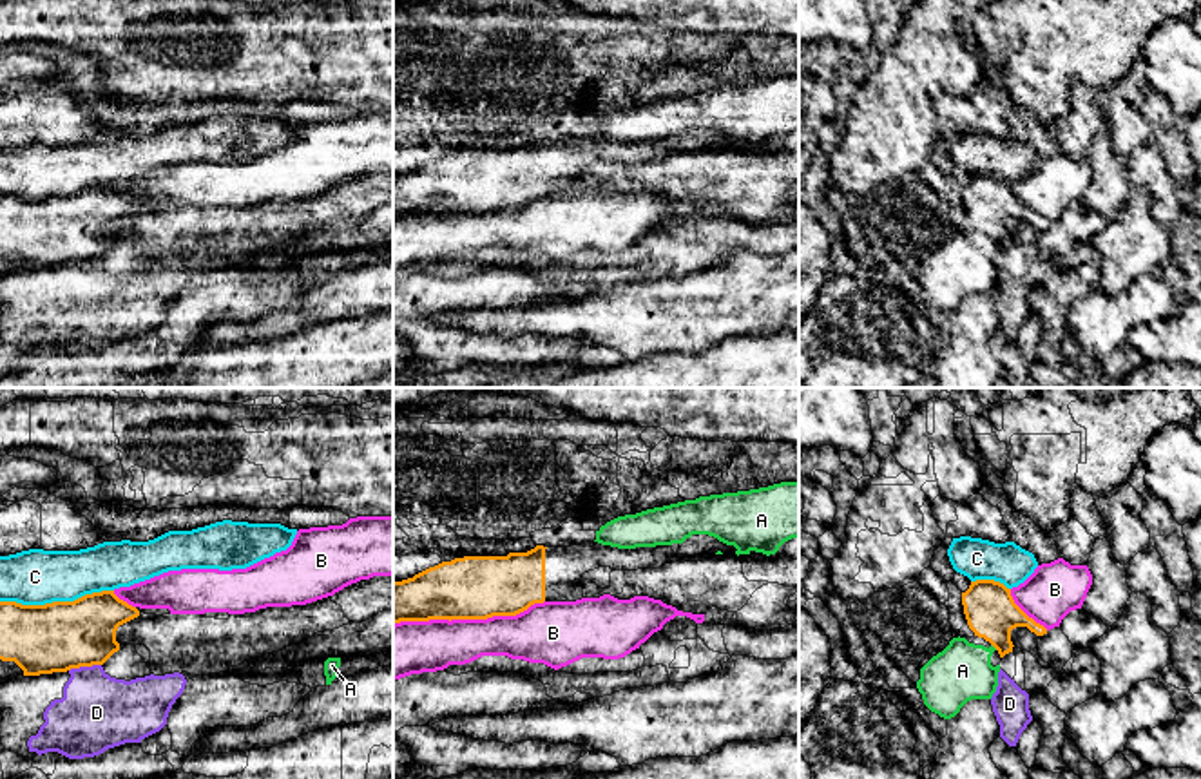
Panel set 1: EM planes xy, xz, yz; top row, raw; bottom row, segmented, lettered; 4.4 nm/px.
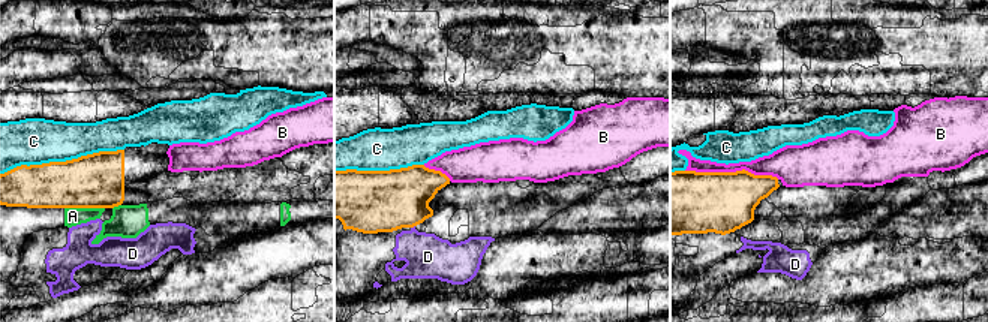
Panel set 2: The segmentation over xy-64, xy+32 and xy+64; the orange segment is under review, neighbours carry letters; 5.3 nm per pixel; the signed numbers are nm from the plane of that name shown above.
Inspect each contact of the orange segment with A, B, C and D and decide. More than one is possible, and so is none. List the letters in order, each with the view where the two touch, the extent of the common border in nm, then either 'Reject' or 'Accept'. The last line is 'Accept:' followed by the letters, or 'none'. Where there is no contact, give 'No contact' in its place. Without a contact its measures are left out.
A: Touches orange in yz. Shared border 40 nm. Reject
B: Touches orange in xz. Shared border 700 nm. Reject
C: Touches orange in xy. Shared border 500 nm. Reject
D: Touches orange in xy. Shared border 150 nm. Reject
Accept: none

